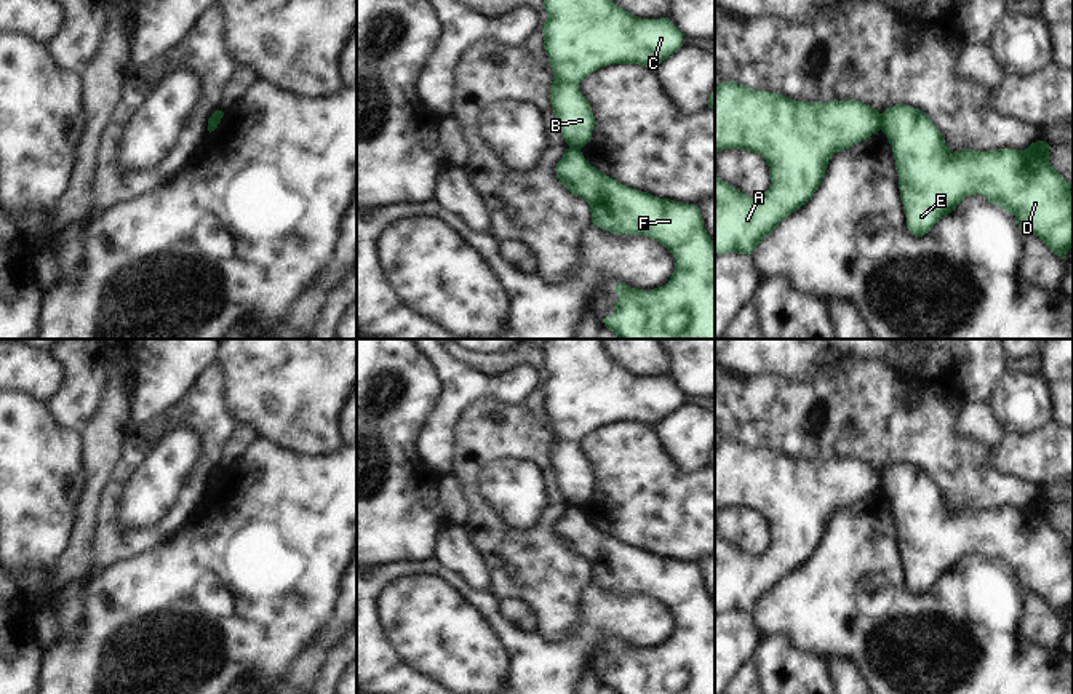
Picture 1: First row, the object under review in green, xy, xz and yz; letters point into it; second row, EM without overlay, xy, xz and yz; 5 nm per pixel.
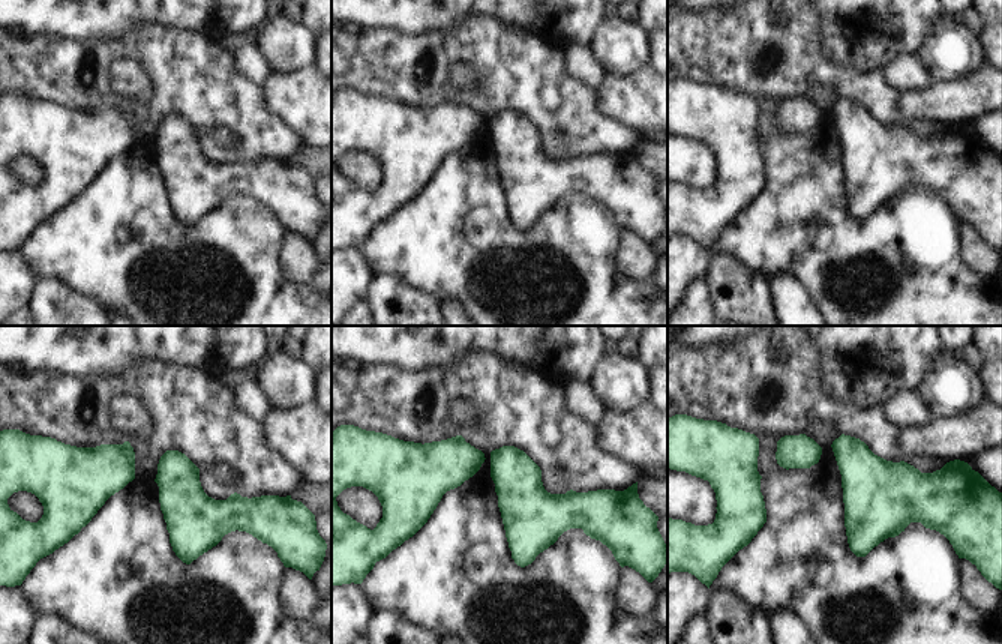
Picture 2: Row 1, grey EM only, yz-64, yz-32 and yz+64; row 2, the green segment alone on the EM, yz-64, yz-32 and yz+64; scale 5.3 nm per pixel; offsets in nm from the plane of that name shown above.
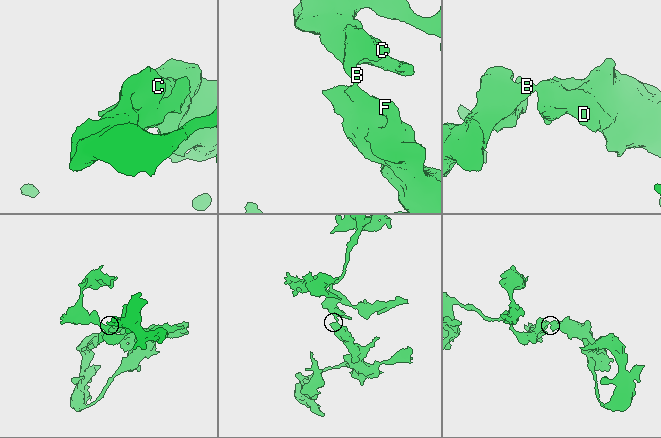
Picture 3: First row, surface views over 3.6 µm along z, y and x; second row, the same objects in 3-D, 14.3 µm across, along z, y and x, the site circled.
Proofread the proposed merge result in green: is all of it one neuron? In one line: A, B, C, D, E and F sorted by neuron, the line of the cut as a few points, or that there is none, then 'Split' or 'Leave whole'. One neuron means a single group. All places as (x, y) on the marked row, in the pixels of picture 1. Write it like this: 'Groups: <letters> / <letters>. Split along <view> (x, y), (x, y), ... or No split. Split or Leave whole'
Groups: A B C / D E F. Split along yz (880, 114), (881, 128). Split.

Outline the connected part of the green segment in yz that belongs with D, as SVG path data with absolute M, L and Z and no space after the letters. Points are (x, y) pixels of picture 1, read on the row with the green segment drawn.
M895 104L881 114L881 131L892 147L900 200L911 235L926 235L966 197L980 193L1012 214L1022 233L1039 237L1059 257L1063 259L1073 246L1073 187L1051 166L1051 146L1046 141L1031 142L1025 150L964 149L951 154L929 117L905 104Z

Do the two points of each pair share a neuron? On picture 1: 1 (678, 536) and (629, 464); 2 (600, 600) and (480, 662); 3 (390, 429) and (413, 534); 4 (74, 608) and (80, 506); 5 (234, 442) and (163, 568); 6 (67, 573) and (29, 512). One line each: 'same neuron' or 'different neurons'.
1: same neuron
2: different neurons
3: same neuron
4: different neurons
5: different neurons
6: different neurons

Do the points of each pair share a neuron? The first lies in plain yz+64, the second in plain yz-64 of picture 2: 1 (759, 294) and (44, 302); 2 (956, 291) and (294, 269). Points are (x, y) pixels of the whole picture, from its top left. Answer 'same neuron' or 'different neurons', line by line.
1: same neuron
2: different neurons

